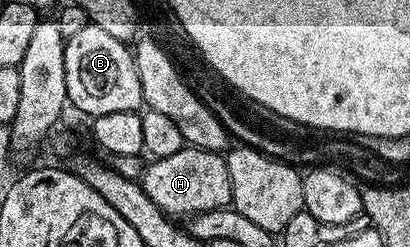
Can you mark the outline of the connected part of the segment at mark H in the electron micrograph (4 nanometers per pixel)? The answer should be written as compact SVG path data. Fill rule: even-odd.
M190 145L181 152L173 152L173 156L148 161L141 175L141 185L149 200L153 200L153 204L157 204L163 214L175 220L232 205L226 157L222 153L199 150Z

